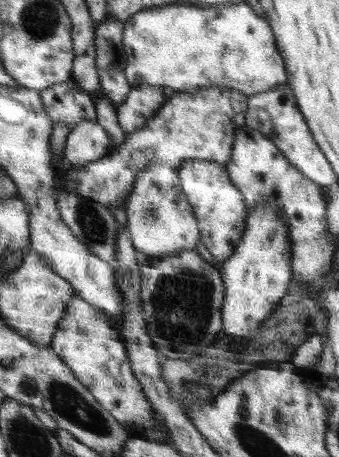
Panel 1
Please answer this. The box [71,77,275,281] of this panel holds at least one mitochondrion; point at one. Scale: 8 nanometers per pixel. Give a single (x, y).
(151, 214)

